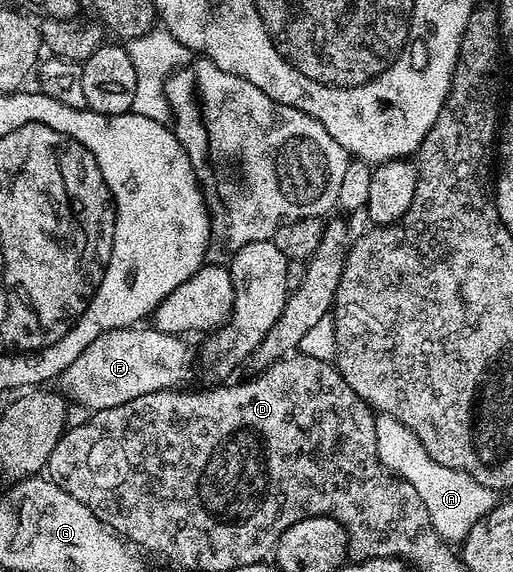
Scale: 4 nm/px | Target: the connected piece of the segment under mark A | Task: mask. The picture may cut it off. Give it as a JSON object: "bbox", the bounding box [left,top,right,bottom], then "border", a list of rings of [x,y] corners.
{"bbox":[375,414,497,541],"border":[[[380,414],[375,421],[375,432],[379,460],[388,471],[409,481],[409,485],[417,489],[417,497],[421,497],[429,513],[431,527],[443,539],[461,541],[479,519],[495,508],[497,492],[492,487],[481,485],[481,481],[469,477],[464,471],[449,469],[433,461],[419,438],[392,415]]]}

